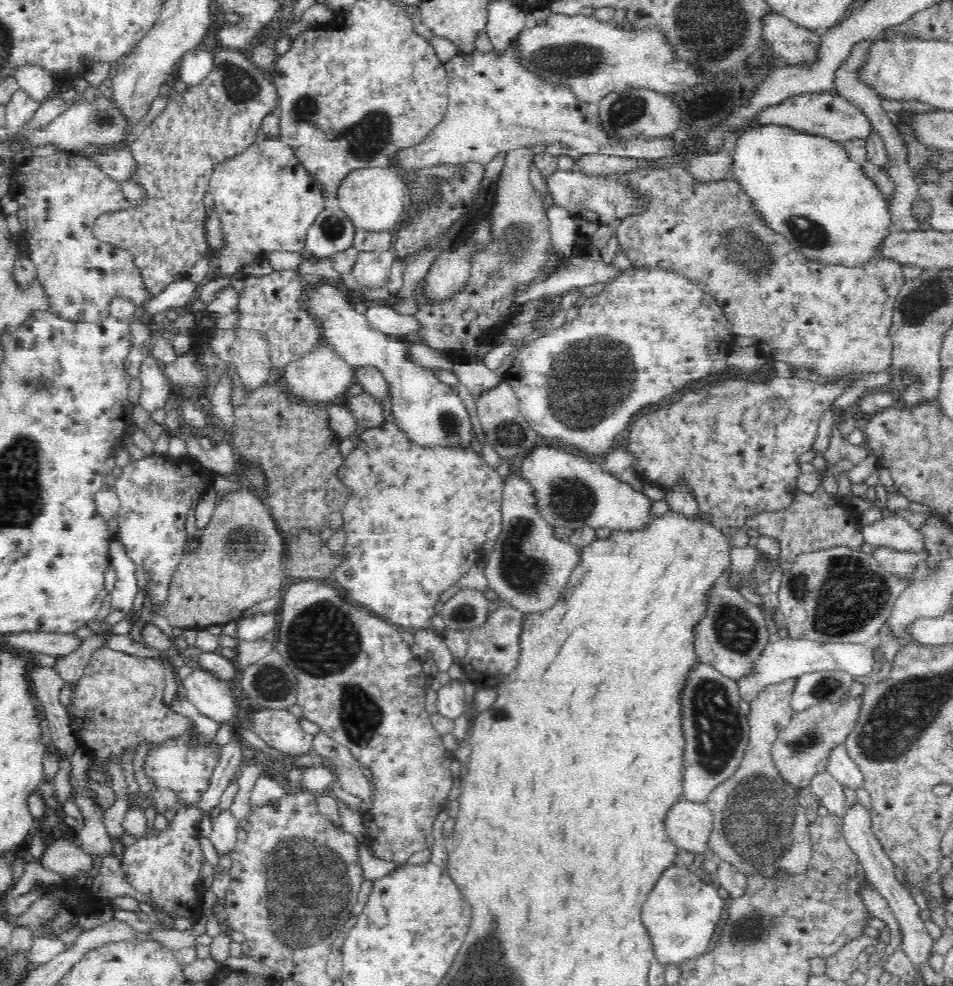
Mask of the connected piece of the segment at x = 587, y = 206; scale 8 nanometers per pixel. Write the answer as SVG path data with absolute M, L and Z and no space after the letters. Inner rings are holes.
M559 170L544 175L544 184L548 195L552 198L552 202L556 206L566 209L573 217L594 222L599 227L608 226L616 221L642 212L644 202L642 200L634 200L634 192L630 188L626 188L626 184L622 184L618 178L611 175L596 174L594 176L579 171Z

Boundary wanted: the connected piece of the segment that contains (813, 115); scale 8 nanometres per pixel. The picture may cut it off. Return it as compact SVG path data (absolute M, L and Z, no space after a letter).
M828 91L801 92L801 94L790 95L780 102L763 106L749 121L734 129L729 138L726 138L724 144L730 148L744 132L748 132L752 128L760 128L760 126L784 126L796 132L828 138L828 140L840 142L841 144L856 137L865 140L867 134L872 130L866 116L862 114L857 106L848 102L846 97Z

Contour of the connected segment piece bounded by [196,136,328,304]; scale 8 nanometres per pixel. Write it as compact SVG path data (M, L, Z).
M260 137L242 154L219 162L209 180L209 192L214 201L228 249L220 257L212 274L200 285L196 296L208 304L216 292L231 284L231 275L270 252L304 252L305 236L316 216L328 206L322 196L322 186L302 168L292 151L277 138Z

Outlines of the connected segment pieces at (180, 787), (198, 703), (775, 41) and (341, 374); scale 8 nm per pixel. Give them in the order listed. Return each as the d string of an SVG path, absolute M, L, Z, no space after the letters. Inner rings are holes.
M191 719L190 723L186 734L178 734L172 740L149 746L142 760L142 772L153 788L167 788L177 798L179 807L190 807L199 802L202 793L208 790L212 771L221 756L221 749L215 740L209 742L209 736L205 736Z
M196 669L194 672L190 672L186 678L178 680L178 683L179 692L200 715L221 724L228 722L237 714L236 699L232 698L228 683L214 677L211 672Z
M772 12L764 16L764 39L776 54L786 58L787 66L812 66L818 62L821 33L800 26Z
M325 342L302 355L294 362L289 362L283 370L283 378L292 395L307 403L330 404L342 399L346 390L354 383L355 369L352 368L332 347Z

